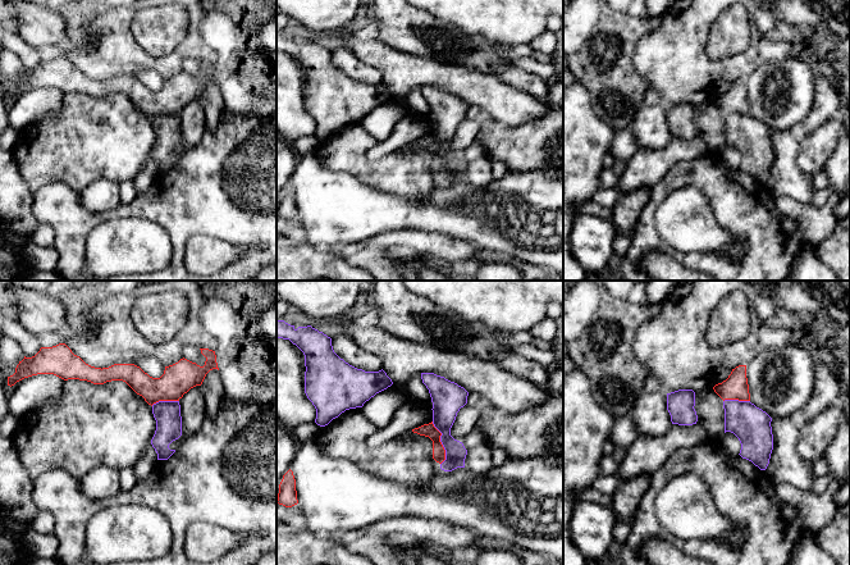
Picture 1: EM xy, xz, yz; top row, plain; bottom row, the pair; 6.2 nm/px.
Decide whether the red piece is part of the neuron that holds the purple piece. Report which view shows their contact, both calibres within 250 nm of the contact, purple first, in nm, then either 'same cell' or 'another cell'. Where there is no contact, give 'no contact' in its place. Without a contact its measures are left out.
meets purple in xz; 180 nm thick on the purple side, 80 nm on the other; another cell

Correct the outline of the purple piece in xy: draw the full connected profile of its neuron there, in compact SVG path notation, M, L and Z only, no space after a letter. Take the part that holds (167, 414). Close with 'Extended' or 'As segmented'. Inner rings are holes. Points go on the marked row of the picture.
M159 401L152 405L156 430L151 445L157 454L157 460L168 460L175 450L169 445L182 436L182 416L179 401Z. As segmented

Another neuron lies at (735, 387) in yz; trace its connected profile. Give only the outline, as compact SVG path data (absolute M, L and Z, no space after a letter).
M746 365L732 369L726 381L713 387L714 392L725 400L750 401Z

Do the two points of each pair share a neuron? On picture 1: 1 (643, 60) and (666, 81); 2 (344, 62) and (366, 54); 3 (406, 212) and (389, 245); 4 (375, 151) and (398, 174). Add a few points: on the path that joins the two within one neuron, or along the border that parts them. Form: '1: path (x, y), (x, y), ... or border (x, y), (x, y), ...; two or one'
1: path (648, 63), (661, 76); one
2: border (344, 46), (361, 60), (383, 73); two
3: border (426, 231), (388, 229), (368, 237); two
4: border (408, 142), (380, 158), (369, 159), (366, 156); two

